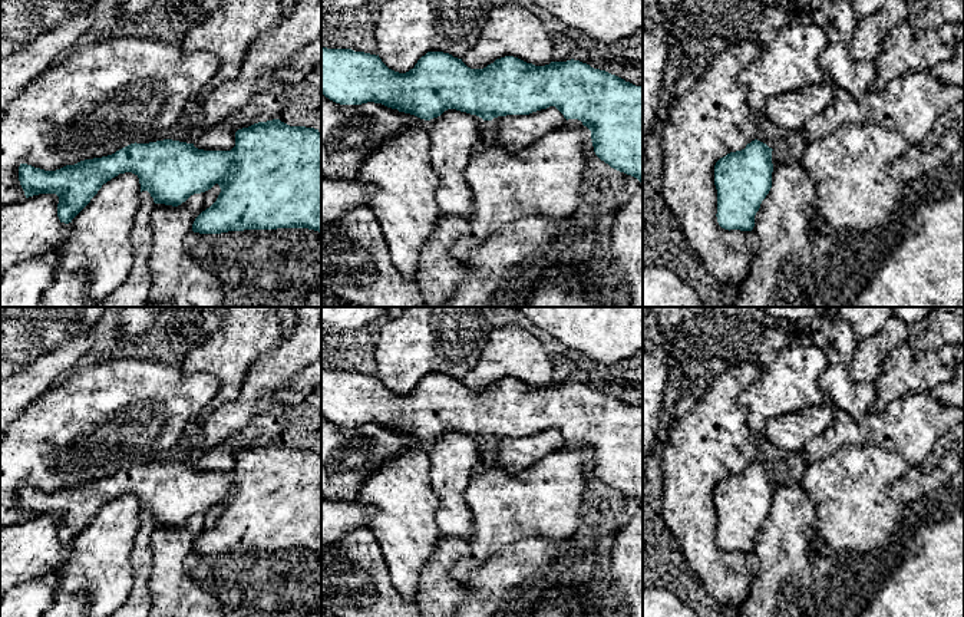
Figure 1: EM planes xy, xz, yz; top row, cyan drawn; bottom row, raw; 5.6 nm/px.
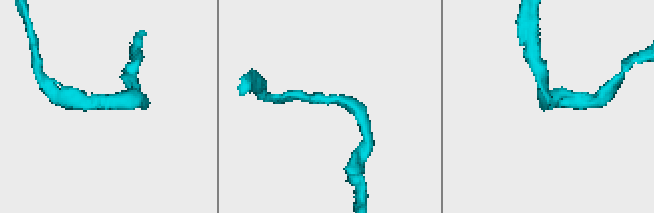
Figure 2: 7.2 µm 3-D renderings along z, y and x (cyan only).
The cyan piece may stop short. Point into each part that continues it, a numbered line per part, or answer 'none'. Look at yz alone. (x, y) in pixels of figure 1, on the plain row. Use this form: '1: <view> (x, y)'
none

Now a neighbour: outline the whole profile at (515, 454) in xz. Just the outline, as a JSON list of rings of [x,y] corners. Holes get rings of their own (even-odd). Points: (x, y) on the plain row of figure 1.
[[[555,428],[529,436],[498,438],[491,442],[483,466],[521,472],[547,455],[561,452],[565,442],[564,436]]]

